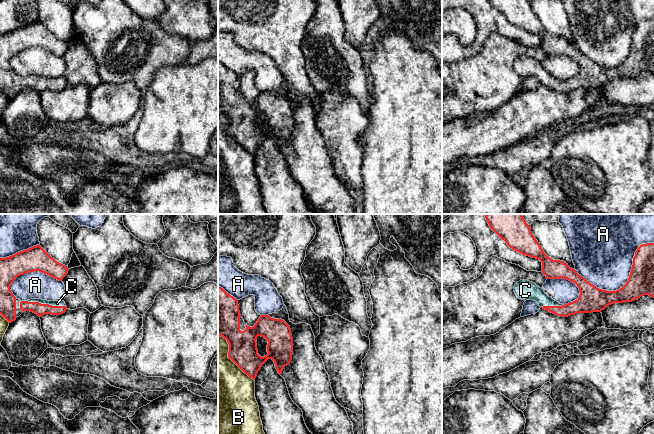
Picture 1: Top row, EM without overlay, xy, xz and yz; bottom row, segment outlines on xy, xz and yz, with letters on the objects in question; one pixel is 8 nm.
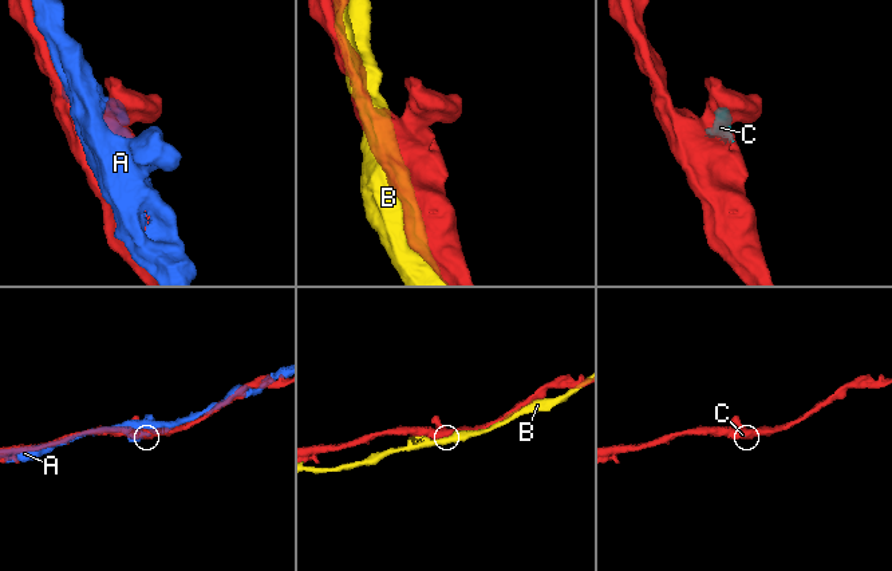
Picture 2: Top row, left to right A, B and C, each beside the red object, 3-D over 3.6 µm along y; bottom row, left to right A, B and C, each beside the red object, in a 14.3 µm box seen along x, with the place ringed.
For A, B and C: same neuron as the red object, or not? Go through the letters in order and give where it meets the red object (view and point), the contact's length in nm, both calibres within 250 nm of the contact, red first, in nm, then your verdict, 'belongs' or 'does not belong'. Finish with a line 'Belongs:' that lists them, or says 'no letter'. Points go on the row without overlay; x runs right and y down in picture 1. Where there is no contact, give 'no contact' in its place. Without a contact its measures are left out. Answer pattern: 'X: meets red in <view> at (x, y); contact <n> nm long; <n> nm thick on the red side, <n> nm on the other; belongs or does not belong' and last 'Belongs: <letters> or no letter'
A: meets red in yz at (626, 59); contact 700 nm long; 200 nm thick on the red side, 440 nm on the other; does not belong
B: meets red in xz at (228, 133); contact 480 nm long; 220 nm thick on the red side, 460 nm on the other; does not belong
C: meets red in xy at (46, 80); contact 320 nm long; 100 nm thick on the red side, 50 nm on the other; belongs
Belongs: C

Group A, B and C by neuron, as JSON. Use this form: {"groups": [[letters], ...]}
{"groups": [["A"], ["B"], ["C"]]}

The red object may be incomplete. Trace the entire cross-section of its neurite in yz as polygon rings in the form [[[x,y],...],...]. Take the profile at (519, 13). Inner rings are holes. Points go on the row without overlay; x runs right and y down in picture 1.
[[[489,0],[490,4],[513,26],[542,38],[542,49],[547,55],[567,55],[577,61],[579,74],[560,80],[549,73],[542,64],[528,56],[514,62],[521,76],[534,76],[539,82],[557,92],[568,93],[578,89],[601,88],[614,79],[632,78],[644,71],[654,74],[654,19],[642,20],[633,34],[626,60],[616,67],[602,66],[579,51],[564,37],[548,33],[531,8],[528,0]]]

